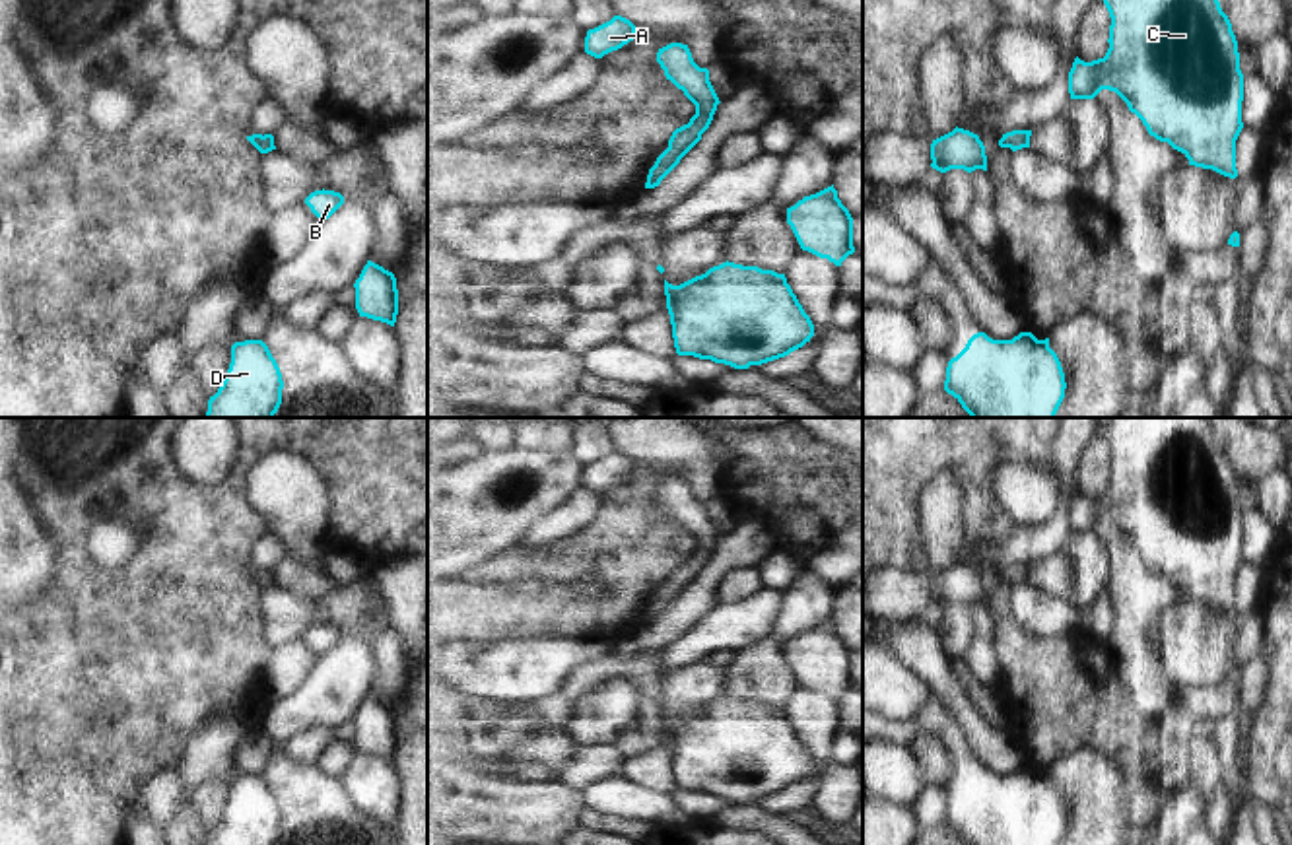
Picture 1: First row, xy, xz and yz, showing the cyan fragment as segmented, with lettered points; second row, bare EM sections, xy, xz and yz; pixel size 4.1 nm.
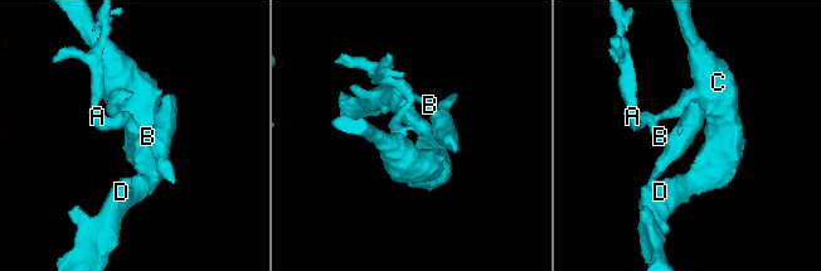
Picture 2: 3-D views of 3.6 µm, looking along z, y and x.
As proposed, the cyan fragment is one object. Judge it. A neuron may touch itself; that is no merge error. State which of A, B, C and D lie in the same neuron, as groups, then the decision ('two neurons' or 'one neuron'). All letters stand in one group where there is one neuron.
A B C D | one neuron

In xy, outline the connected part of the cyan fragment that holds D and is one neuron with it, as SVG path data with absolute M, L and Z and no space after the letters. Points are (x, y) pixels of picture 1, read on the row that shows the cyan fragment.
M262 340L231 346L227 377L208 400L206 418L274 418L282 404L282 373Z

